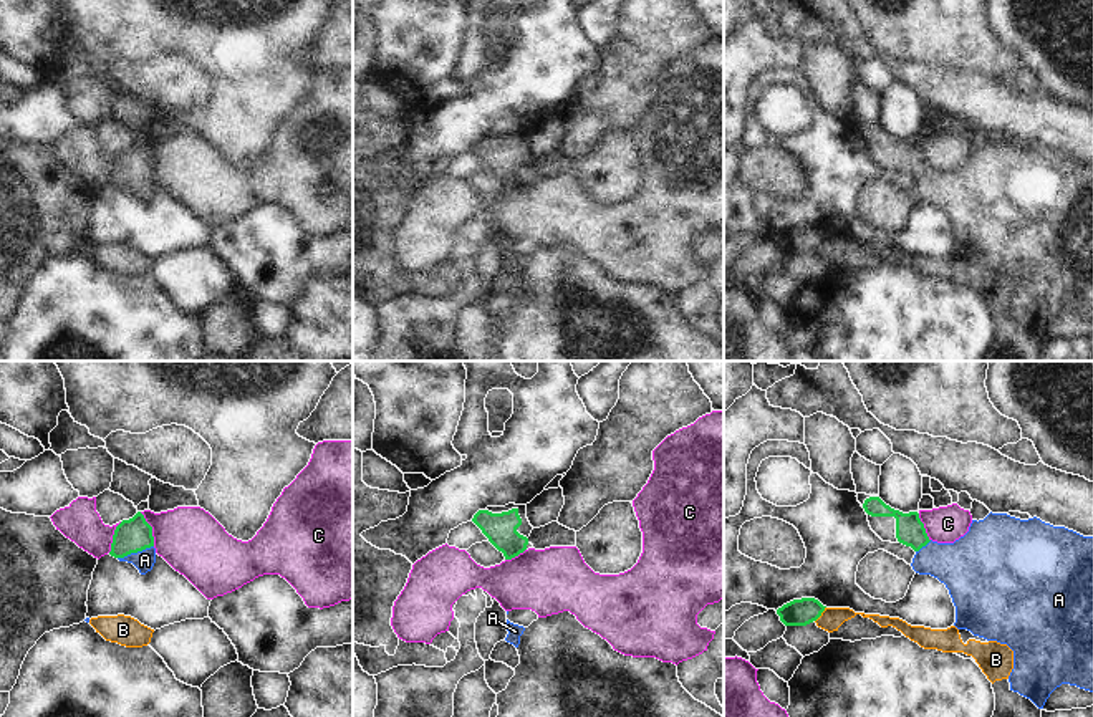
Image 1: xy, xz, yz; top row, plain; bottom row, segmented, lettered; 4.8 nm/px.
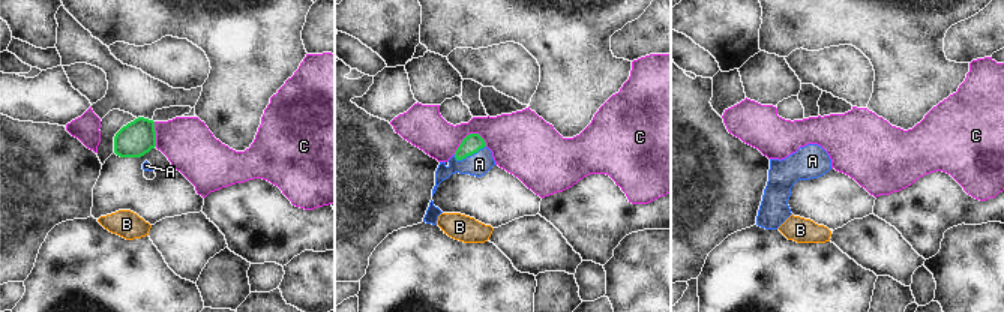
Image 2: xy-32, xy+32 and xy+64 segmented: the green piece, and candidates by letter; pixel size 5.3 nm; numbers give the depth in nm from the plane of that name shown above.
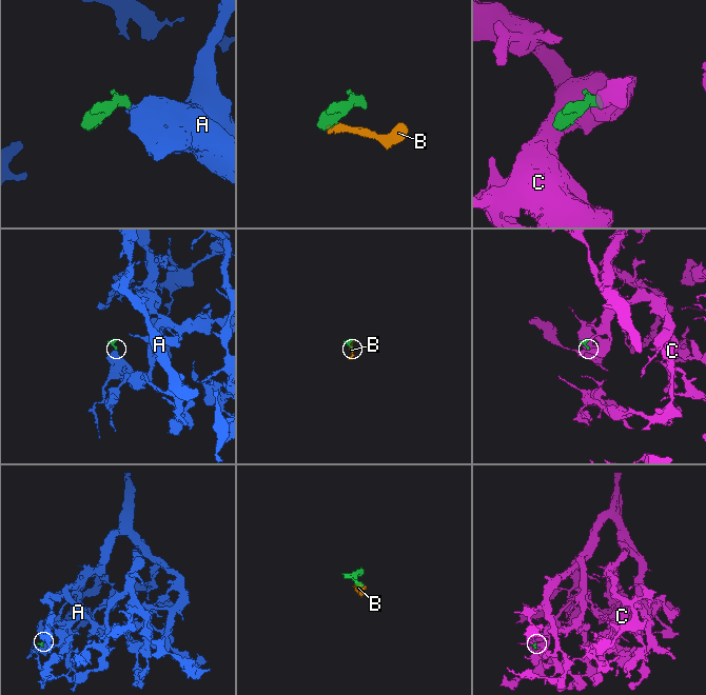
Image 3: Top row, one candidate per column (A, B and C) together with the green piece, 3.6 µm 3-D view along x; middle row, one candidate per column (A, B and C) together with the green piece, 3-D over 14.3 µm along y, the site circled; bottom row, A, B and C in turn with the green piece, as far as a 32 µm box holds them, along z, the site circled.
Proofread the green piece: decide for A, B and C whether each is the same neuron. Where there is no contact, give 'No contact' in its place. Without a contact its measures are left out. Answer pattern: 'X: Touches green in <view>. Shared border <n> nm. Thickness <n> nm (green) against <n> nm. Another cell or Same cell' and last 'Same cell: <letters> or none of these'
A: Touches green in xy. Shared border 190 nm. Thickness 170 nm (green) against 100 nm. Same cell
B: Touches green in yz. Shared border 90 nm. Thickness 130 nm (green) against 110 nm. Another cell
C: Touches green in xy. Shared border 180 nm. Thickness 170 nm (green) against 320 nm. Another cell
Same cell: A.

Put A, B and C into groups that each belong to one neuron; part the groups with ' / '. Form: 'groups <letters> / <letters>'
groups A / B / C

